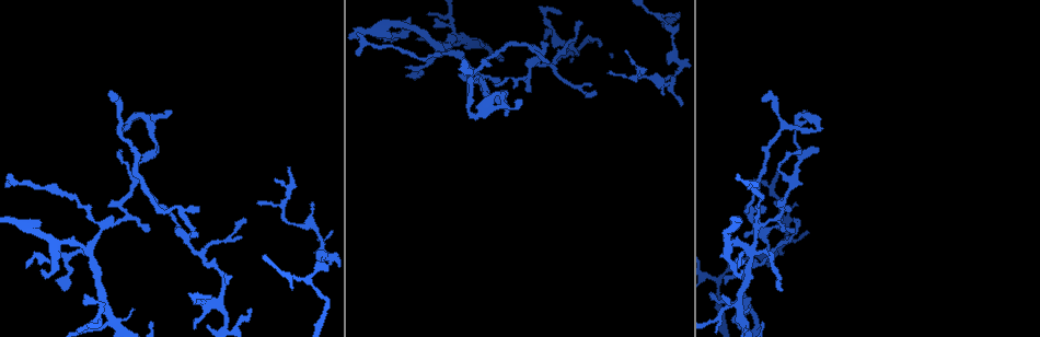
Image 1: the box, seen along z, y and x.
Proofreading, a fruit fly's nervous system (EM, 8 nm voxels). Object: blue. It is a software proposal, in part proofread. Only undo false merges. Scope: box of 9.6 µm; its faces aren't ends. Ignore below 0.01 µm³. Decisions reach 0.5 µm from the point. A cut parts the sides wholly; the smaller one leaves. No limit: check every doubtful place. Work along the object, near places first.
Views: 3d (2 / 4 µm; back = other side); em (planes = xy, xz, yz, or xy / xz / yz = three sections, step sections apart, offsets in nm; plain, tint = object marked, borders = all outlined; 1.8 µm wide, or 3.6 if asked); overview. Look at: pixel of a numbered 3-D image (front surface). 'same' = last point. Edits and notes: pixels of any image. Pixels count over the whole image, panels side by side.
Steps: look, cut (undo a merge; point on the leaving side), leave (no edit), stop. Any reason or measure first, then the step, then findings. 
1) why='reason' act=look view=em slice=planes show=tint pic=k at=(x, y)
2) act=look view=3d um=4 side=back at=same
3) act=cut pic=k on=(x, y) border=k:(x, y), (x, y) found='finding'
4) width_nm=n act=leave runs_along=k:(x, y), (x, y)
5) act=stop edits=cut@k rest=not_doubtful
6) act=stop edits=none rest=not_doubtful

why='a fork' act=look view=em slice=planes show=tint pic=1 at=(762, 238)

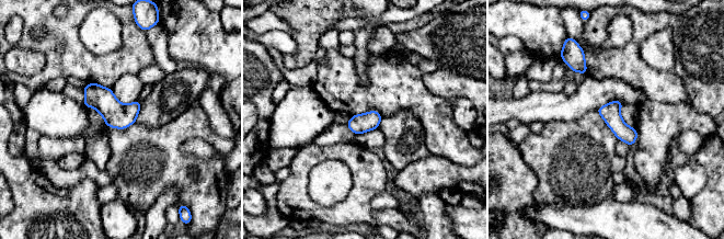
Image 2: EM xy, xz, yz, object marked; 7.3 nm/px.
width_nm=140 act=leave found='all the same neuron'

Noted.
why='abrupt turn' act=look view=em slice=xz step=4 show=tint pic=1 at=(469, 69)

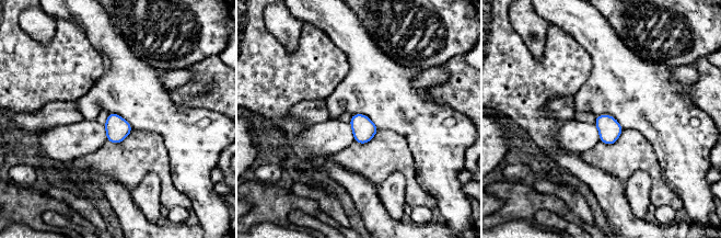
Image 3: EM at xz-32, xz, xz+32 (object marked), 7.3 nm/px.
act=leave found='continuous, no second neuron'

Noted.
why='abrupt turn' act=look view=3d um=4 pic=1 at=(500, 91)

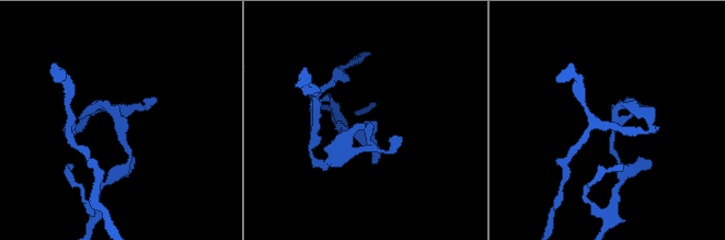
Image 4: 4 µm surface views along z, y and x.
act=look view=em slice=planes show=tint pic=4 at=(365, 126)

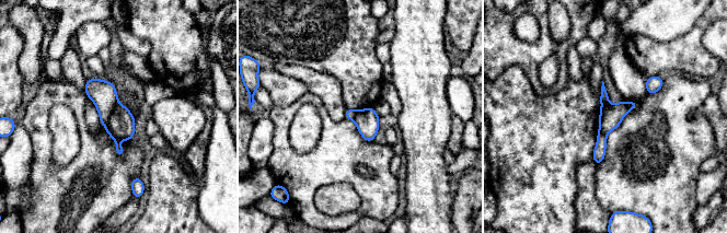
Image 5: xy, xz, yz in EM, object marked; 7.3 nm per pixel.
act=leave found='all the same neuron'

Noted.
act=stop edits=none rest=not_doubtful

